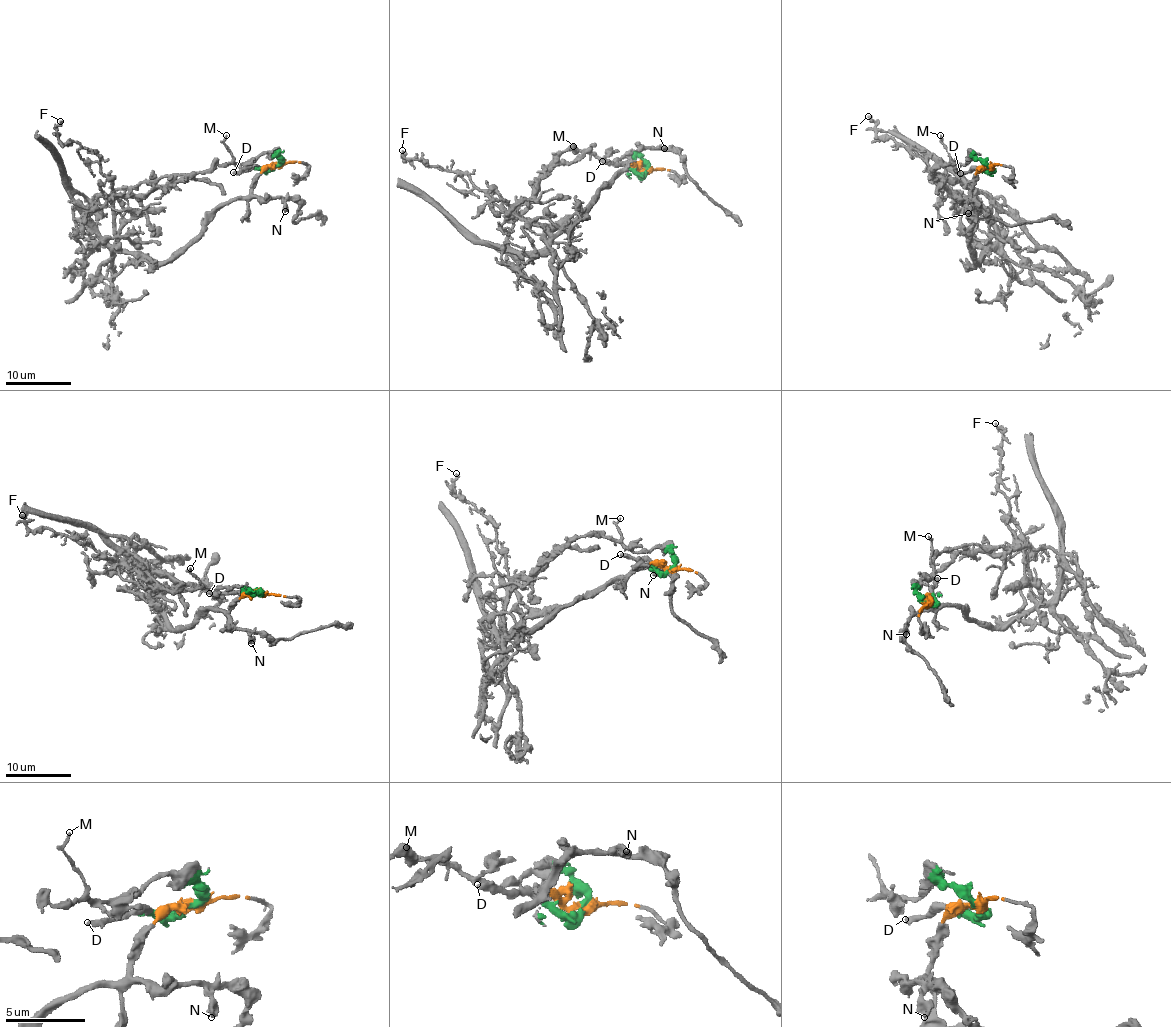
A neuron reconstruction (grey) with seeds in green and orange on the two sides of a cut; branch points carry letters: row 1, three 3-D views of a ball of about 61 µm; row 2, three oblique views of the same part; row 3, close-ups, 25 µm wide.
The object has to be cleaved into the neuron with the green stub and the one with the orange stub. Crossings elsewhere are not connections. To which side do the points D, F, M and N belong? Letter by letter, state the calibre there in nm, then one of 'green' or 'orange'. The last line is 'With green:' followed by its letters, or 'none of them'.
D: 380 nm thick; green
F: 200 nm thick; green
M: 150 nm thick; green
N: 400 nm thick; orange
With green: D, F, M

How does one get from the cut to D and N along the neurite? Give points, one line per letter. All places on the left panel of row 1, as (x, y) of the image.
D: (277, 165), (234, 173)
N: (277, 165), (265, 166), (253, 189), (253, 194), (278, 197), (284, 212)

